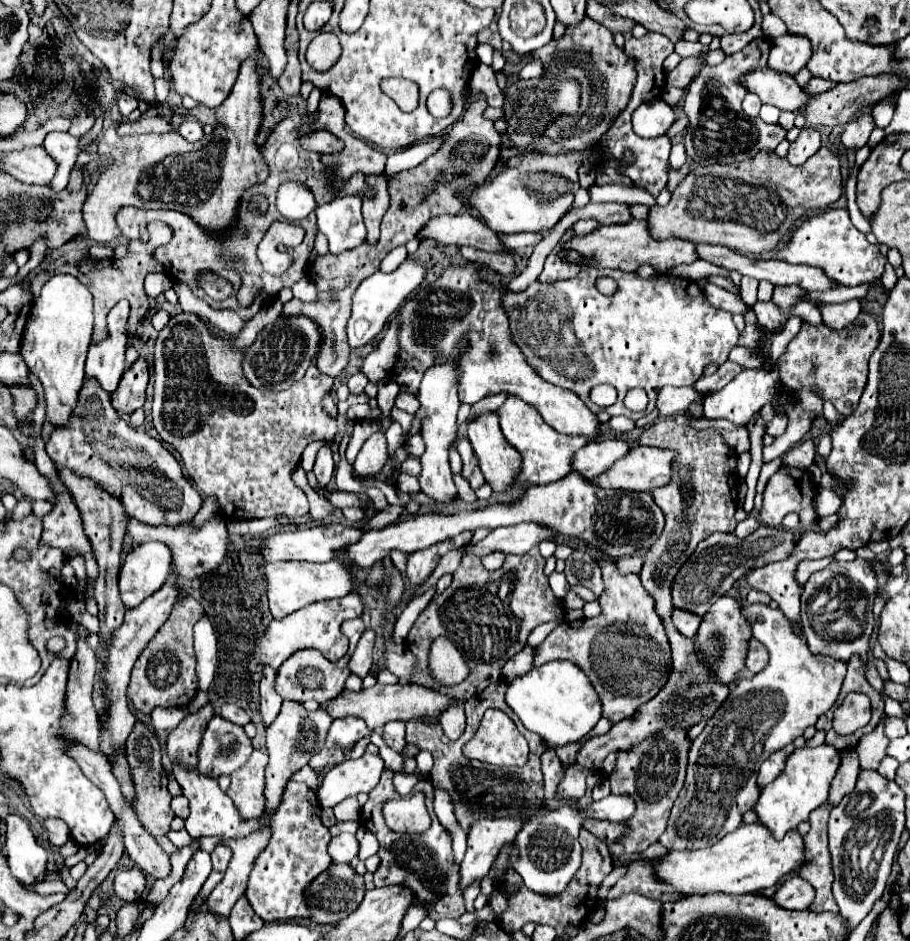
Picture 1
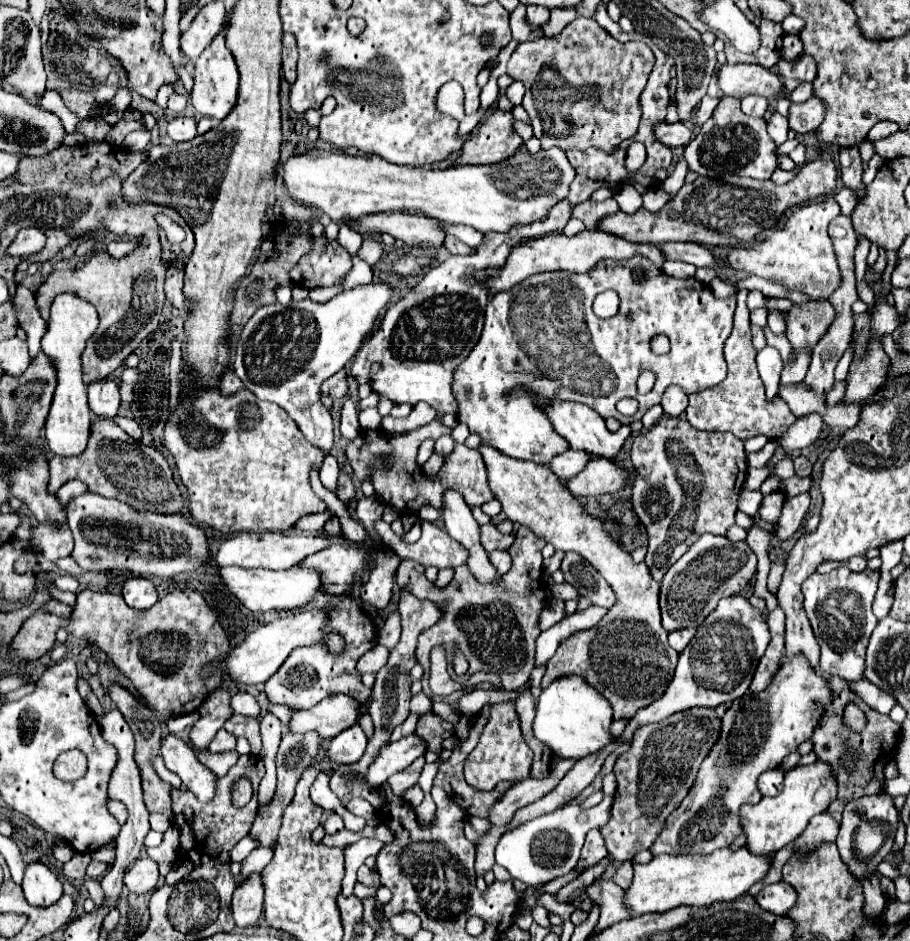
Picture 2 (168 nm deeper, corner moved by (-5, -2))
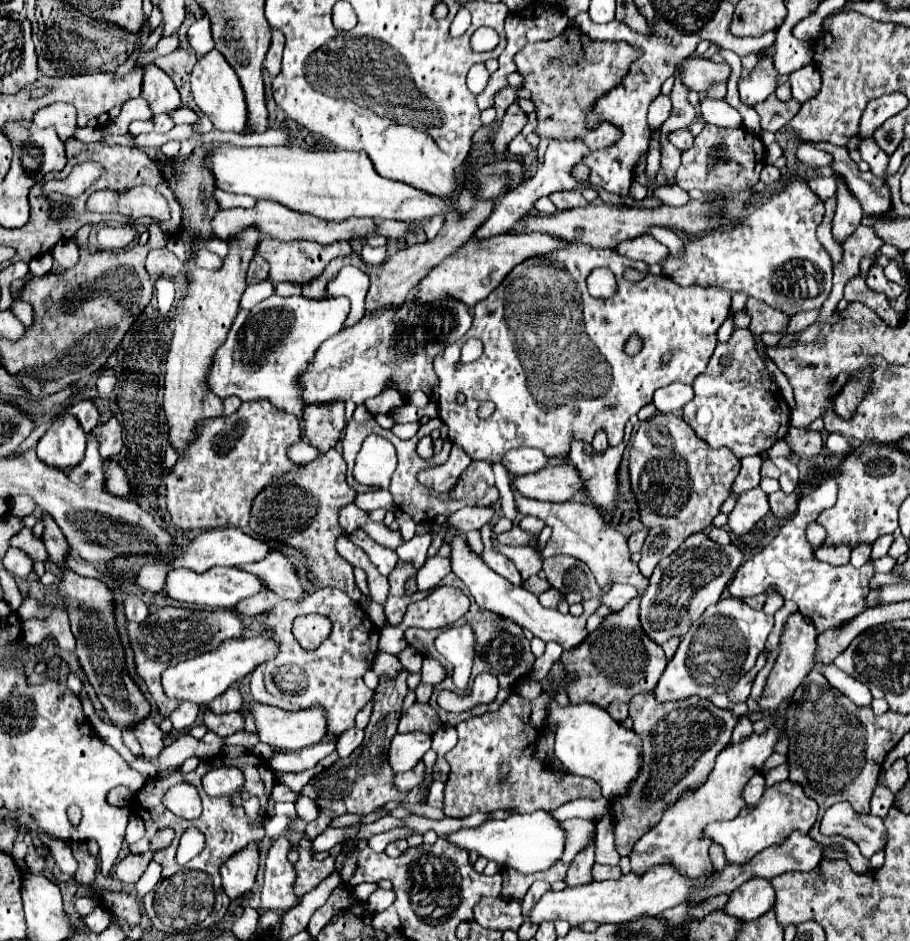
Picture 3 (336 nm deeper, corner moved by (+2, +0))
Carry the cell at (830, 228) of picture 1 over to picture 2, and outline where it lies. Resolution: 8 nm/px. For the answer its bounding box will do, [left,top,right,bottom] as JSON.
[726,198,840,300]

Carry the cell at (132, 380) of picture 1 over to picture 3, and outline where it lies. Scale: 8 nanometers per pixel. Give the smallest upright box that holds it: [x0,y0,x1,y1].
[97,376,115,396]

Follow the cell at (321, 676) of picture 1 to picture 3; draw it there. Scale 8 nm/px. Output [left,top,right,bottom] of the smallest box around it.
[237,588,379,734]

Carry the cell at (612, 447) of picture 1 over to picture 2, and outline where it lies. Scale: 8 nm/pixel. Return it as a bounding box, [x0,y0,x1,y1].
[548,450,590,480]

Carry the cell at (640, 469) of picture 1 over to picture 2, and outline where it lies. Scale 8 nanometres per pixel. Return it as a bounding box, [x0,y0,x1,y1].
[562,458,630,496]

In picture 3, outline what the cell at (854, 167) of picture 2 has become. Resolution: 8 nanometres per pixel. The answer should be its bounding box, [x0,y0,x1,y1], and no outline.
[833,176,863,242]

